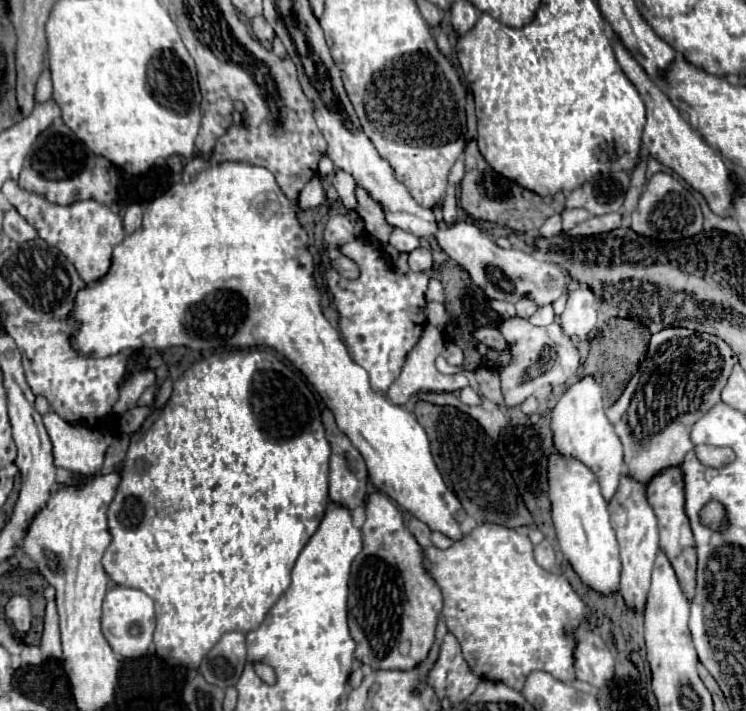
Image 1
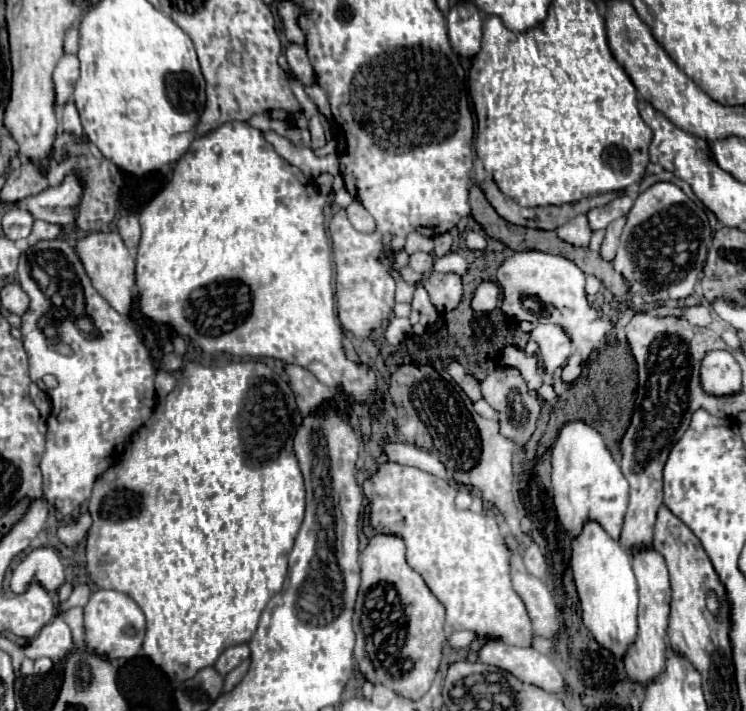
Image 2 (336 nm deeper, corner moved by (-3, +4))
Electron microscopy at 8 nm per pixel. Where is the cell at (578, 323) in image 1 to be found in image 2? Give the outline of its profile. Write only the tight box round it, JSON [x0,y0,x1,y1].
[528,323,572,373]

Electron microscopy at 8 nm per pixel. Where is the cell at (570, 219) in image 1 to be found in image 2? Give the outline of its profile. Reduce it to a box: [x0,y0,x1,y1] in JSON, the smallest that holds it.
[558,215,592,247]

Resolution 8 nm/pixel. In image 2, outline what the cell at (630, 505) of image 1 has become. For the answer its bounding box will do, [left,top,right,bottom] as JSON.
[624,549,670,685]

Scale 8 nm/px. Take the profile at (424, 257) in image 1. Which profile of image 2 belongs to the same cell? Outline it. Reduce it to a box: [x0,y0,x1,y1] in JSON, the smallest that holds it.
[410,251,434,277]

